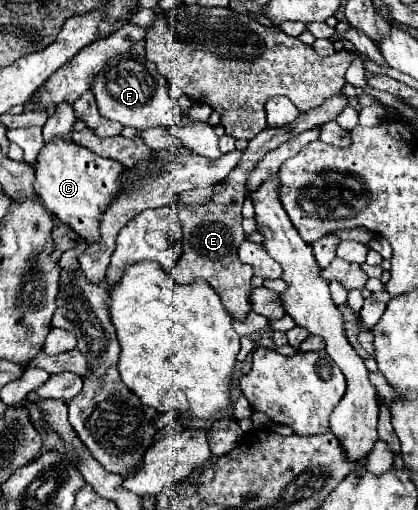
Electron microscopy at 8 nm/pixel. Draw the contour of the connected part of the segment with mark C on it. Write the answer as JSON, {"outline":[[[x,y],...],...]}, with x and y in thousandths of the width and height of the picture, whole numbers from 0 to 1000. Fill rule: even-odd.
{"outline":[[[129,271],[120,282],[110,282],[110,290],[96,294],[96,310],[81,333],[86,376],[110,408],[148,435],[167,439],[182,459],[234,475],[244,420],[297,373],[297,325],[282,314],[244,310],[196,286],[182,286],[172,275]]]}

